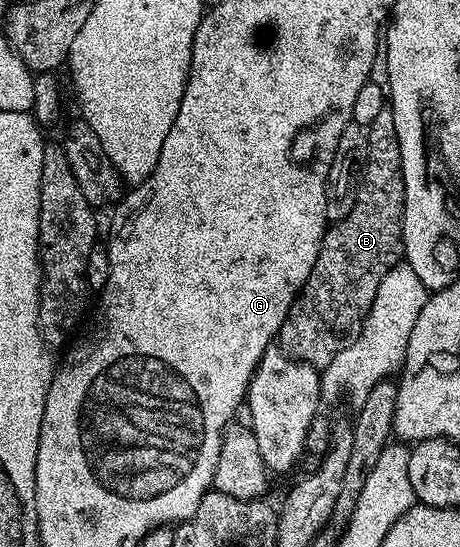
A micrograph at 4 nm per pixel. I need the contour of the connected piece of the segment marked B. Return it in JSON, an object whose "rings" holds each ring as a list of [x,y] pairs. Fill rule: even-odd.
{"rings":[[[385,108],[379,112],[373,123],[367,127],[369,135],[369,158],[365,169],[357,183],[357,199],[353,201],[351,212],[343,220],[332,223],[326,229],[325,239],[321,241],[319,256],[315,260],[315,268],[311,268],[311,276],[305,281],[305,287],[293,299],[293,307],[281,325],[279,345],[285,353],[318,368],[324,368],[343,348],[347,348],[358,336],[369,315],[371,304],[375,300],[375,292],[379,292],[379,284],[383,276],[392,266],[402,261],[405,249],[401,235],[403,220],[403,176],[401,175],[401,157],[399,156],[399,140],[395,132],[395,120],[392,109]]]}

